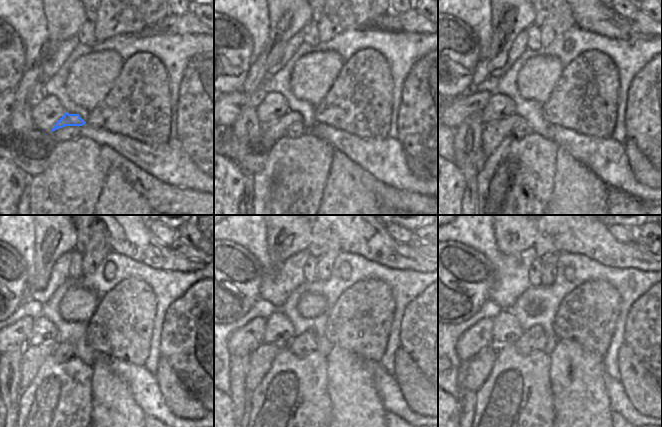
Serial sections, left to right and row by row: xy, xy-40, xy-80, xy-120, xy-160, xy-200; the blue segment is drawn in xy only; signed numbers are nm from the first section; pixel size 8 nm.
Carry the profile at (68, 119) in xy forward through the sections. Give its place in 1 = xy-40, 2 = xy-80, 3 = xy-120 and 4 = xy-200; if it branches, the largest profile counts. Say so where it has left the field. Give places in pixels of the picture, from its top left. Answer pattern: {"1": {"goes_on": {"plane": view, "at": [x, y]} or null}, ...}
{"1": {"goes_on": {"plane": "xy-40", "at": [273, 131]}}, "2": {"goes_on": {"plane": "xy-80", "at": [493, 133]}}, "3": {"goes_on": {"plane": "xy-120", "at": [41, 355]}}, "4": {"goes_on": {"plane": "xy-200", "at": [477, 370]}}}

